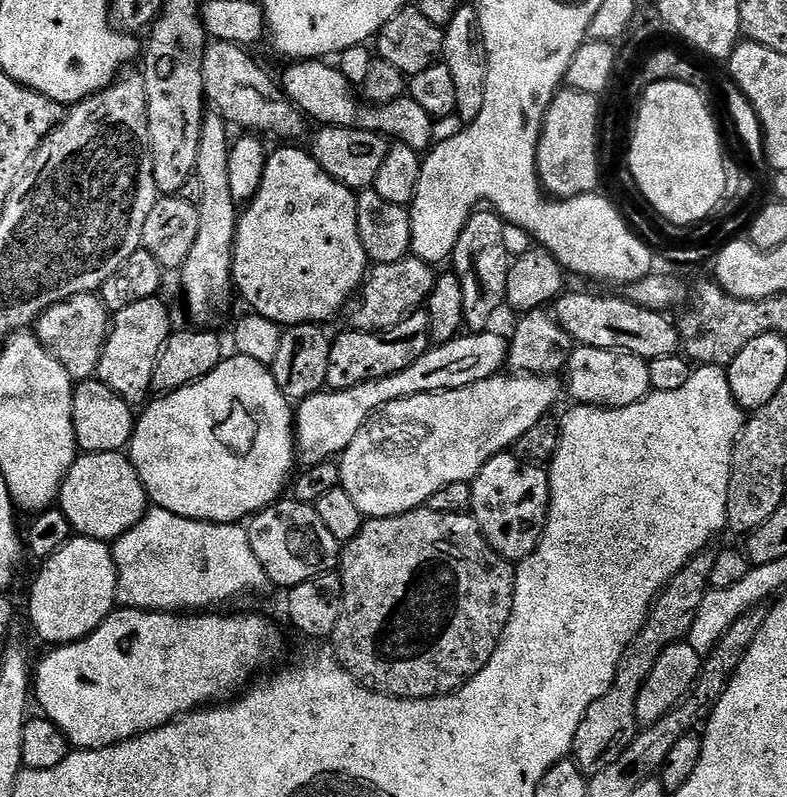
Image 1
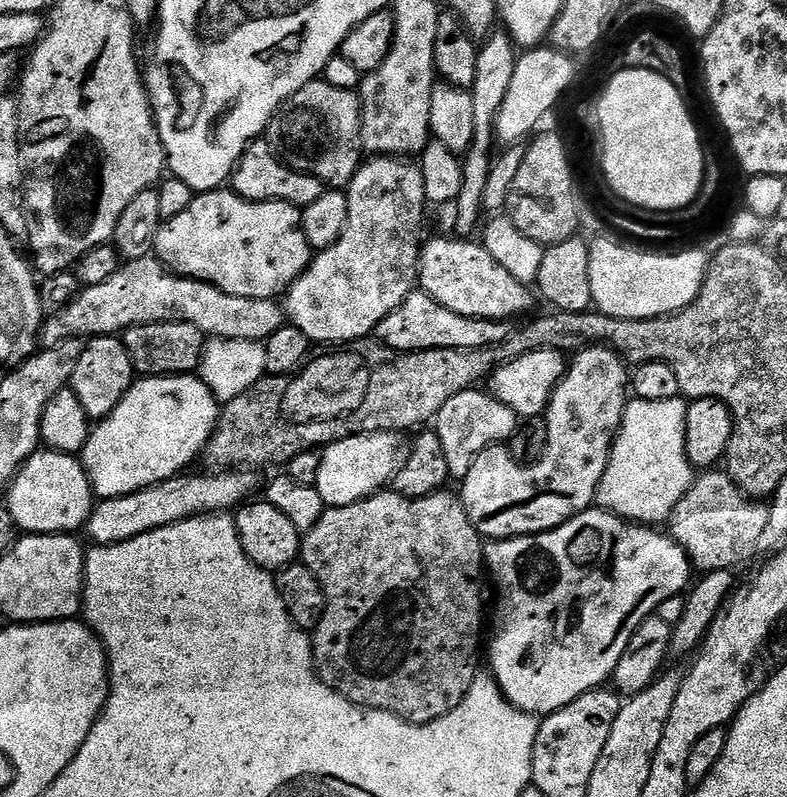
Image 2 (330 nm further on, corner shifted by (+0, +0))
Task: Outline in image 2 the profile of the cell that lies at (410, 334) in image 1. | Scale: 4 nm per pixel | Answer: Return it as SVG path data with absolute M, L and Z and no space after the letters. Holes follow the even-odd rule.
M413 290L396 308L377 324L374 334L379 342L399 352L415 352L436 348L464 348L478 349L495 347L504 342L510 333L509 325L505 321L478 319L456 314L423 290Z

